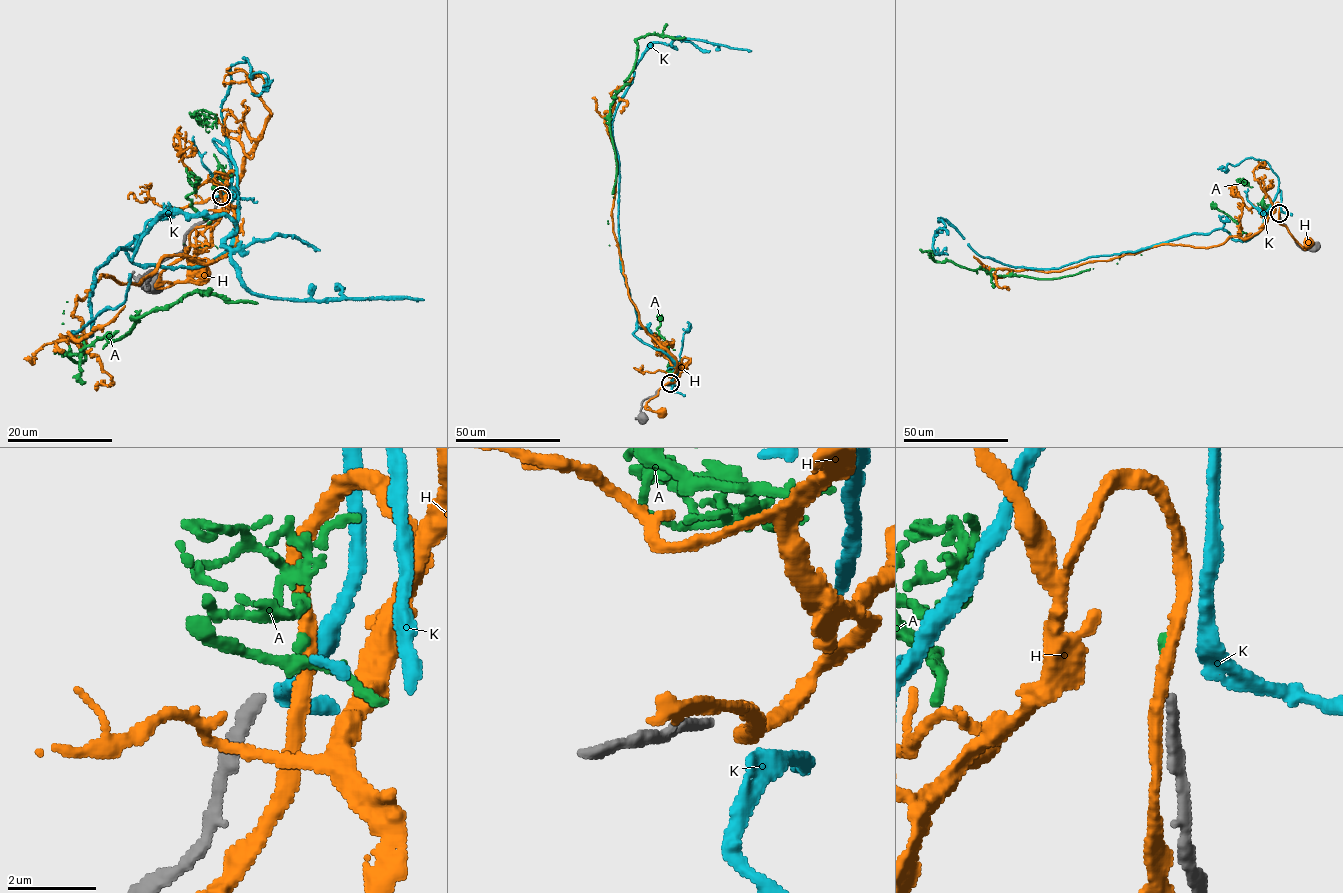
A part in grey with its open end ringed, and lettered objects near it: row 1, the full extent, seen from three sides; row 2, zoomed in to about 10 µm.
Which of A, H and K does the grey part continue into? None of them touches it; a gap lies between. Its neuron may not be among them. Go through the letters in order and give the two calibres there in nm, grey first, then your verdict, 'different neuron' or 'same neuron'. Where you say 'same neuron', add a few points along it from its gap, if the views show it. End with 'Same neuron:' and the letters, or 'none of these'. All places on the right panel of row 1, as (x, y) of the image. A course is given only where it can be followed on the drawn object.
A: 260 nm thick on the grey side, 160 nm on the other; same neuron; it runs (1279, 211), (1265, 208), (1261, 201), (1141, 255), (1059, 278), (991, 275), (936, 262), (933, 255)
H: 260 nm thick on the grey side, 320 nm on the other; different neuron
K: 260 nm thick on the grey side, 320 nm on the other; different neuron
Same neuron: A

